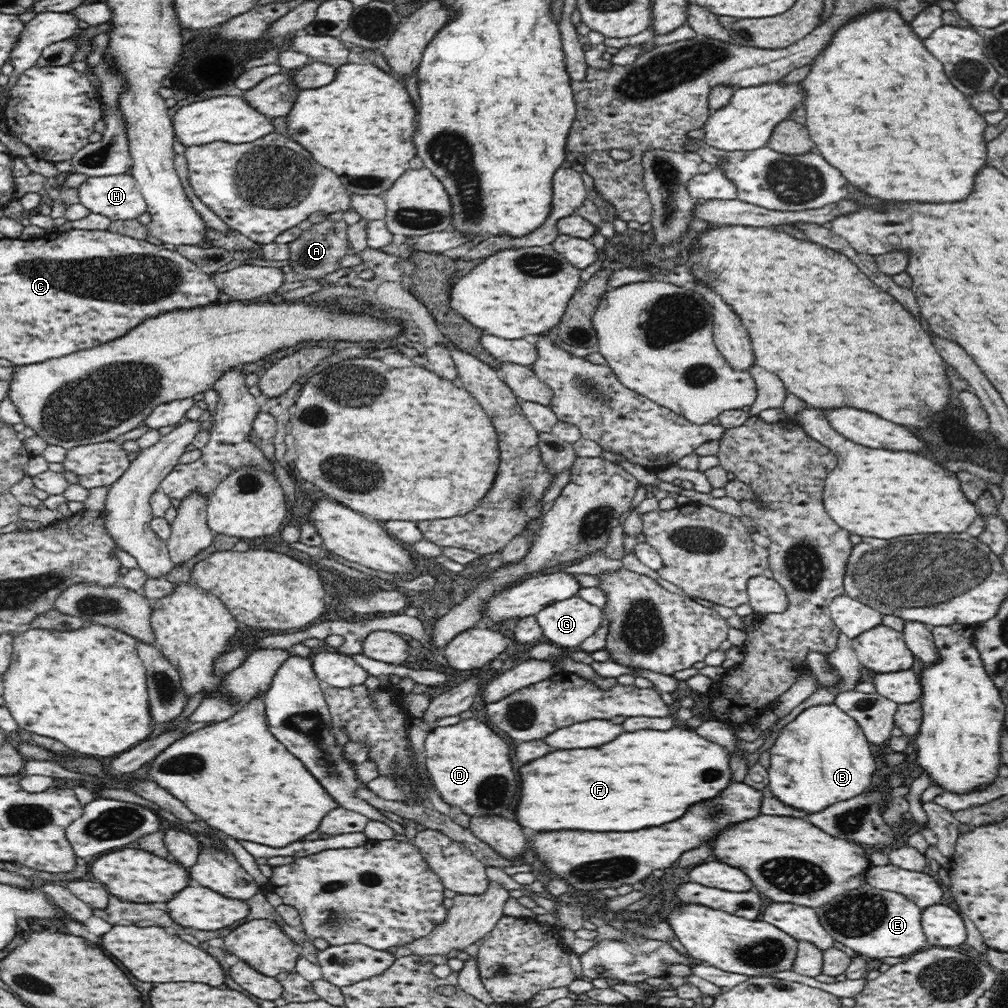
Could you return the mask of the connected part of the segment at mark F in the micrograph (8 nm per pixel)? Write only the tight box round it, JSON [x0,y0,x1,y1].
[516,728,734,832]

